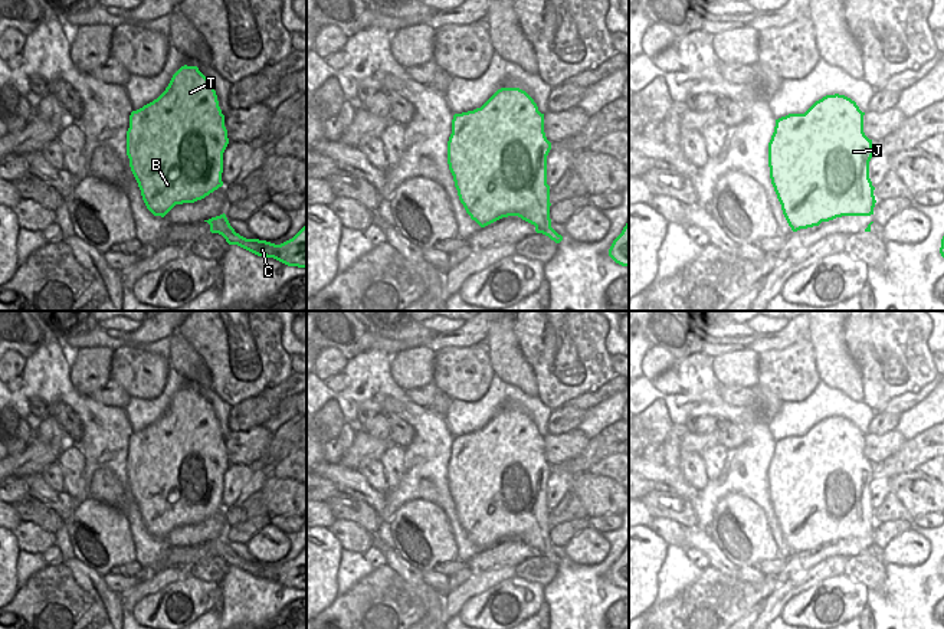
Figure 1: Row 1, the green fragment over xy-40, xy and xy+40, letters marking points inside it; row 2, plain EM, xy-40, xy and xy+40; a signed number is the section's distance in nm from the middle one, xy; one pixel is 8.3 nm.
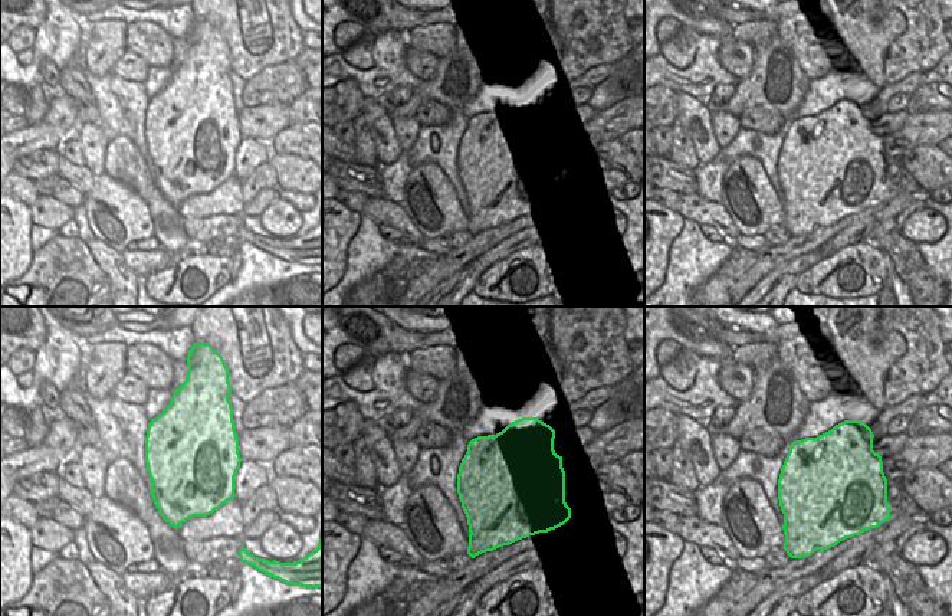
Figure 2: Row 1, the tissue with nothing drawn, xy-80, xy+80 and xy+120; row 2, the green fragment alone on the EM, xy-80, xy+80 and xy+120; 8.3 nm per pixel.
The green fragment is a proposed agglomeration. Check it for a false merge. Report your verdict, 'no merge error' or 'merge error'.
no merge error

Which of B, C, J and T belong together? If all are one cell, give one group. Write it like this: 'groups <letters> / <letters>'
groups B C J T

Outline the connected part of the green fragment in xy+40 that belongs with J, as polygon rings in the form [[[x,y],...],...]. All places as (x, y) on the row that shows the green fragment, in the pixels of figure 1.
[[[826,95],[804,114],[776,119],[768,142],[770,178],[793,232],[842,216],[873,214],[875,196],[869,178],[872,140],[863,132],[863,115],[845,95]]]

